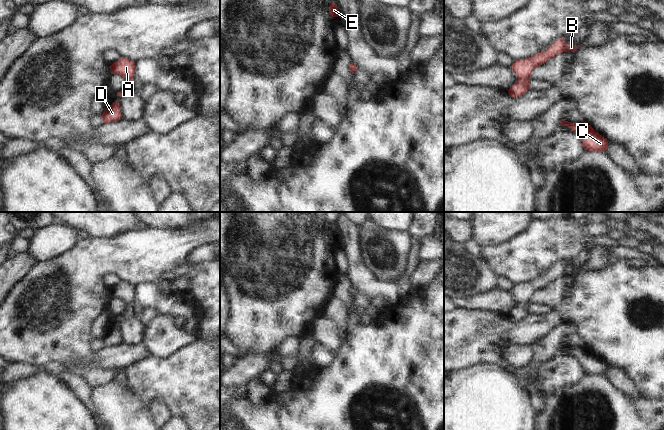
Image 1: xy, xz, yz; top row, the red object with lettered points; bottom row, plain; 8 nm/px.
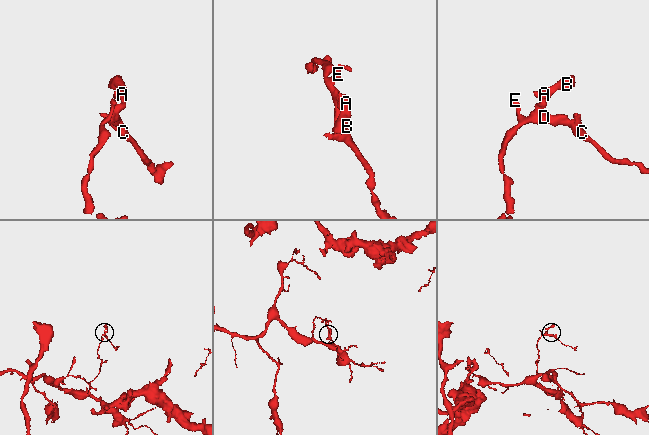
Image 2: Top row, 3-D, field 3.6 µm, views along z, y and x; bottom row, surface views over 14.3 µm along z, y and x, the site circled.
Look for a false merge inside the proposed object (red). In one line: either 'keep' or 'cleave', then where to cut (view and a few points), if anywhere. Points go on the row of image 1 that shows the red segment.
keep; no cut

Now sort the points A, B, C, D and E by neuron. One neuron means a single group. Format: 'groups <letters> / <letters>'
groups A B C D E

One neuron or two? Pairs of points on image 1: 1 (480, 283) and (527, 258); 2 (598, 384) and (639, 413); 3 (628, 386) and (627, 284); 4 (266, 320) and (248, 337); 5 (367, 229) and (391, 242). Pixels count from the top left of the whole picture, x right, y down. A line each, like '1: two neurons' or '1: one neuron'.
1: two neurons
2: one neuron
3: two neurons
4: one neuron
5: one neuron

